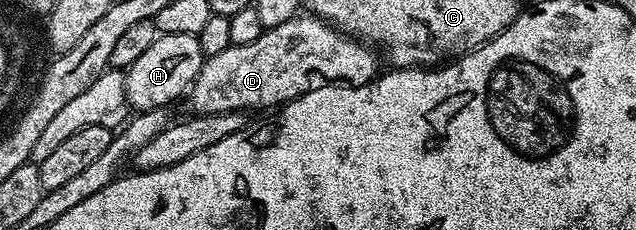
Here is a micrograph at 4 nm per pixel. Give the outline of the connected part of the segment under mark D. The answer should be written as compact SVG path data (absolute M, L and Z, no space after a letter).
M297 16L286 20L286 24L269 26L254 44L231 45L226 52L204 59L198 76L192 81L190 99L192 110L198 114L225 114L226 112L249 112L248 110L268 110L279 108L285 102L292 102L314 88L327 86L367 86L377 77L377 51L365 43L350 38L330 23L315 16Z

